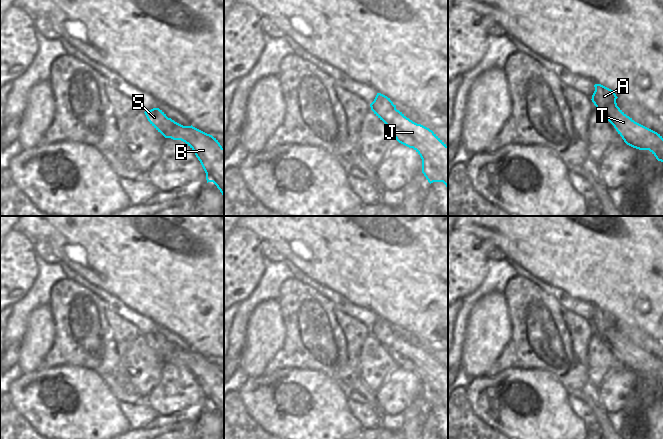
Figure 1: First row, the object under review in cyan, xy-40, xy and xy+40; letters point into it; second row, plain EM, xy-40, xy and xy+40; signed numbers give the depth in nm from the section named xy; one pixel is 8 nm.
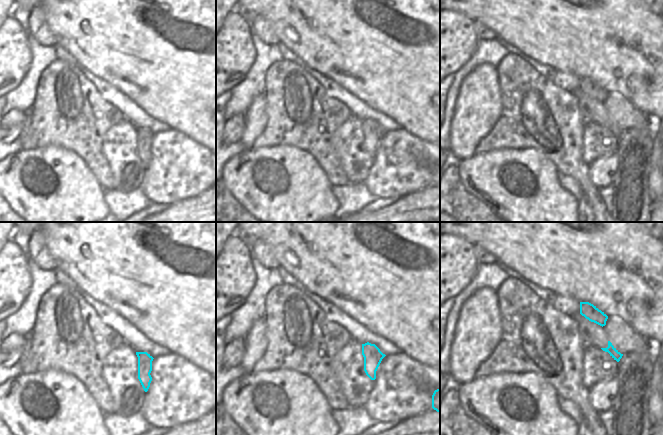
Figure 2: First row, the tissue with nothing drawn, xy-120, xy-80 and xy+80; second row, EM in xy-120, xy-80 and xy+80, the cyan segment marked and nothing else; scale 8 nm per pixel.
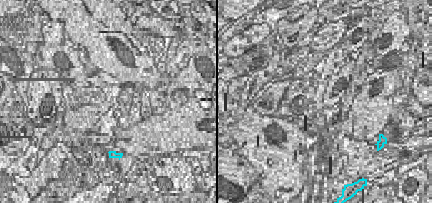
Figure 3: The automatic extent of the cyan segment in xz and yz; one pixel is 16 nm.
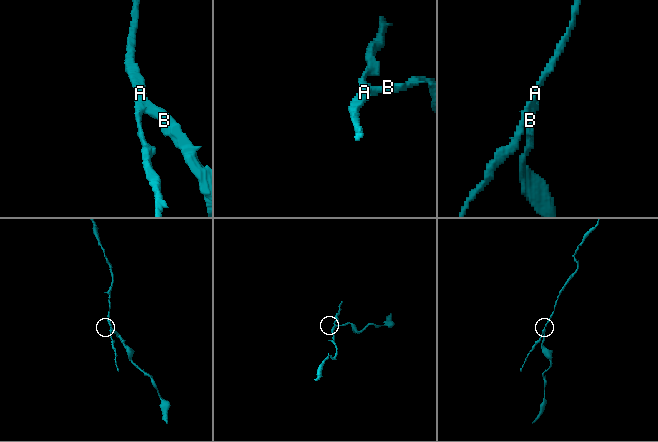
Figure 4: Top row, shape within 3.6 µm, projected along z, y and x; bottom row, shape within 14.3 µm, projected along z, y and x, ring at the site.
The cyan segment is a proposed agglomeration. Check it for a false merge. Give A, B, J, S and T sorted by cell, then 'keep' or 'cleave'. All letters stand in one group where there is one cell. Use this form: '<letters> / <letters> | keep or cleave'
A S / B J T | cleave

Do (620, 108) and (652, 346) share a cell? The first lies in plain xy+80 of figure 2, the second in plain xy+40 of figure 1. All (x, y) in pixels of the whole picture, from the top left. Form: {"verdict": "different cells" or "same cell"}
{"verdict": "same cell"}

